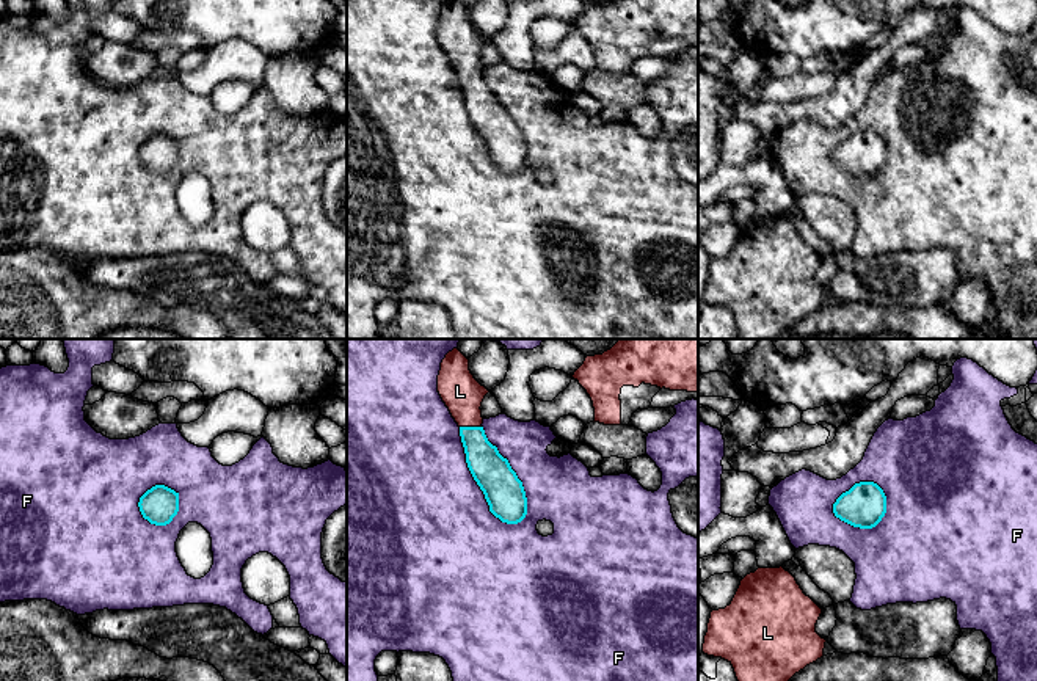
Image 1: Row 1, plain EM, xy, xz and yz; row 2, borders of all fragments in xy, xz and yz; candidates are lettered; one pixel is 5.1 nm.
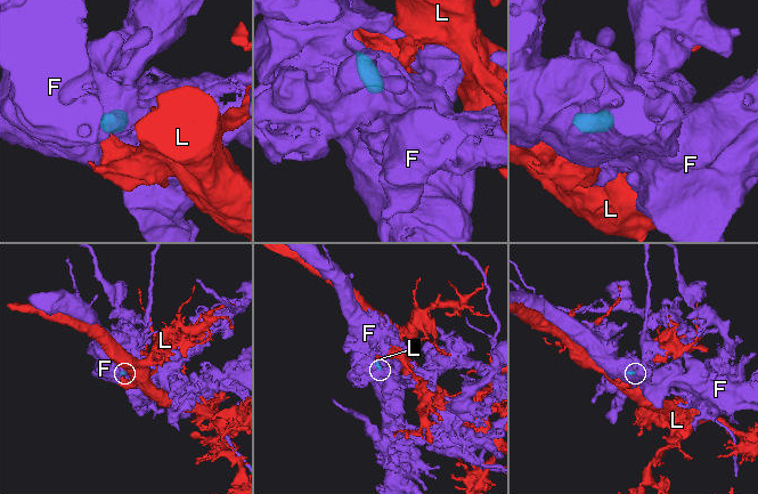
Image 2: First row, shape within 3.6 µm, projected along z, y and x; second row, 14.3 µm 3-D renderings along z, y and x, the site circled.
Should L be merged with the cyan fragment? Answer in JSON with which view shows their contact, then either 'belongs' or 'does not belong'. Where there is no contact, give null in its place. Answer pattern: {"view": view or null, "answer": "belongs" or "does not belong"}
{"view": "xz", "answer": "belongs"}

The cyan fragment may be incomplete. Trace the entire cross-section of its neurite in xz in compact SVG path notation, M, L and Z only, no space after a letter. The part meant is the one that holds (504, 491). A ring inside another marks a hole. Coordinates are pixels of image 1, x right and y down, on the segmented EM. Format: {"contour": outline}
{"contour": "M453 348L441 362L438 392L460 427L468 468L485 494L489 512L507 524L527 515L522 482L482 427L482 402L489 392L469 370L469 359Z"}

